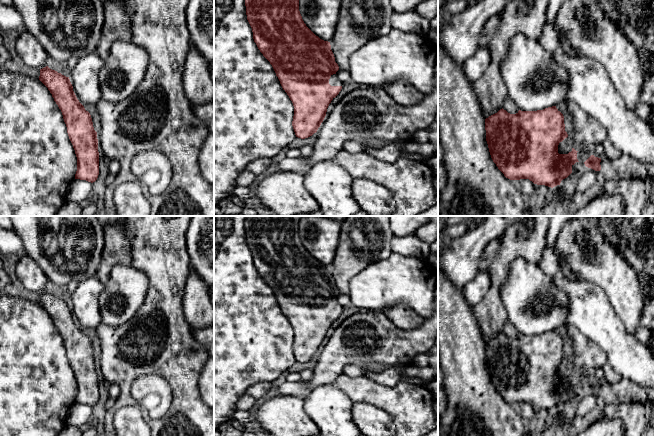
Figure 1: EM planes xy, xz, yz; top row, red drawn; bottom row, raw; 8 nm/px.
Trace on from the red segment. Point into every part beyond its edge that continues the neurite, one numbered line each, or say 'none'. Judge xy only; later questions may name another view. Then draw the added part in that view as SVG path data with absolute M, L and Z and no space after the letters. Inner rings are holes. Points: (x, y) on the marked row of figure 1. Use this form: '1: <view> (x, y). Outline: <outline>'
none

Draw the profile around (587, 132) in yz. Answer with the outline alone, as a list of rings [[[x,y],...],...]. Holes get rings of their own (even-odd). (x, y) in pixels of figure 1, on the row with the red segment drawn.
[[[567,102],[574,128],[567,132],[568,144],[576,151],[602,144],[607,138],[605,128],[578,105]]]

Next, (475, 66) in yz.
[[[478,47],[476,53],[467,59],[463,65],[464,73],[470,82],[478,81],[490,65],[491,54],[489,47]]]

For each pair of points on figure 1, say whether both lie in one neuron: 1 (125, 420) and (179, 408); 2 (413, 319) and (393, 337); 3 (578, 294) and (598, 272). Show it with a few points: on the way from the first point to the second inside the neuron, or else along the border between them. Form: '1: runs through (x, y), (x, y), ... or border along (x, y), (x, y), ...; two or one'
1: border along (146, 422), (149, 425); two
2: border along (384, 313), (403, 329), (415, 329), (424, 321); two
3: border along (580, 279), (596, 284), (603, 291), (606, 298); two

